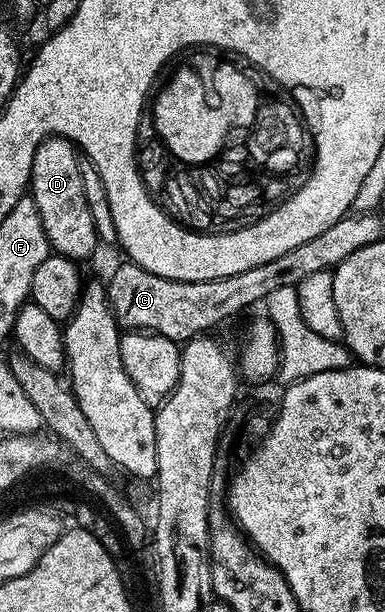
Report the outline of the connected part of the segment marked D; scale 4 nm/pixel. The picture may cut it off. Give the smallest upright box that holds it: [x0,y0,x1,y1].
[29,136,101,262]

